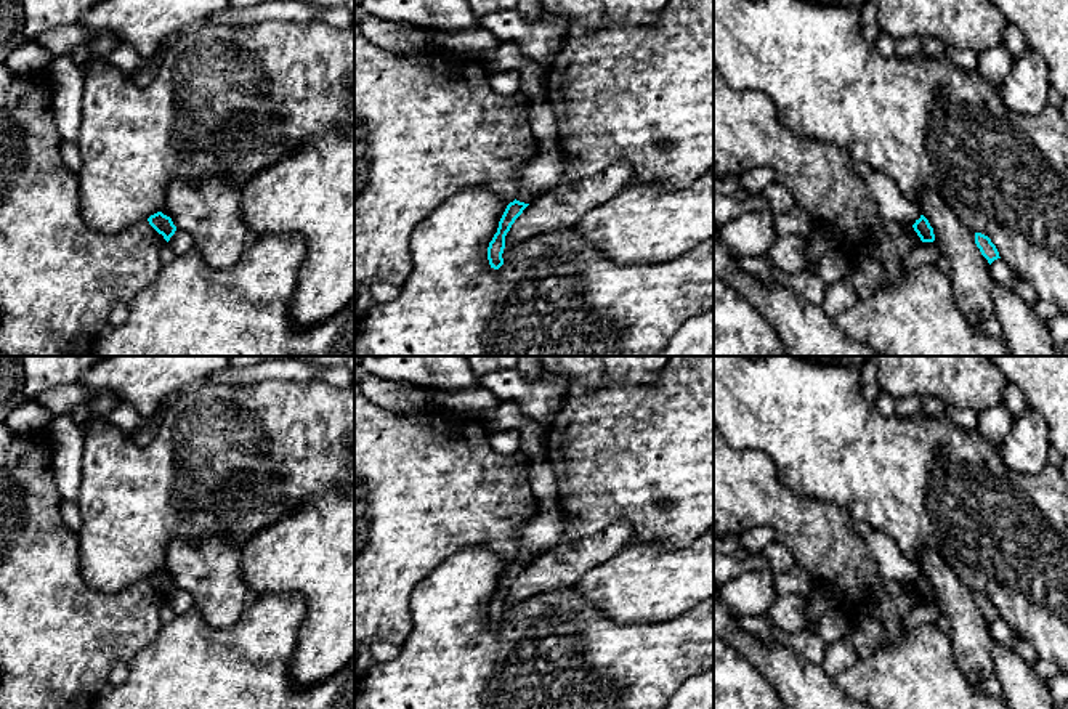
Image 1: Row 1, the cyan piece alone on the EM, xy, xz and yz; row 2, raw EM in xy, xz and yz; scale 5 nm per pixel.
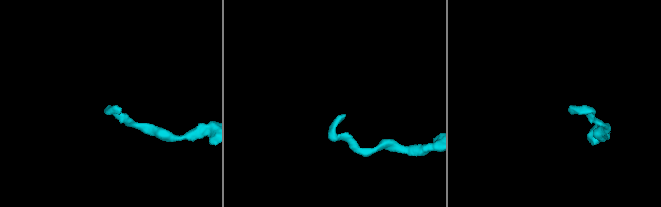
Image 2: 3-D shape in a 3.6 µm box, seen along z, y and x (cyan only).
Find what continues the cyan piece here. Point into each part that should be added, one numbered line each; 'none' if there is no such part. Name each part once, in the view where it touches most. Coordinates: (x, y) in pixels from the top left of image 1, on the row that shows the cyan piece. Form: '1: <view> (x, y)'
none

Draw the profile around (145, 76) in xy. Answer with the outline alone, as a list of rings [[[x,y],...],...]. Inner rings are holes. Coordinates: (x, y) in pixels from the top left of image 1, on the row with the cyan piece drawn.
[[[162,43],[152,59],[144,67],[130,75],[138,87],[148,87],[156,79],[165,51],[167,47]]]

